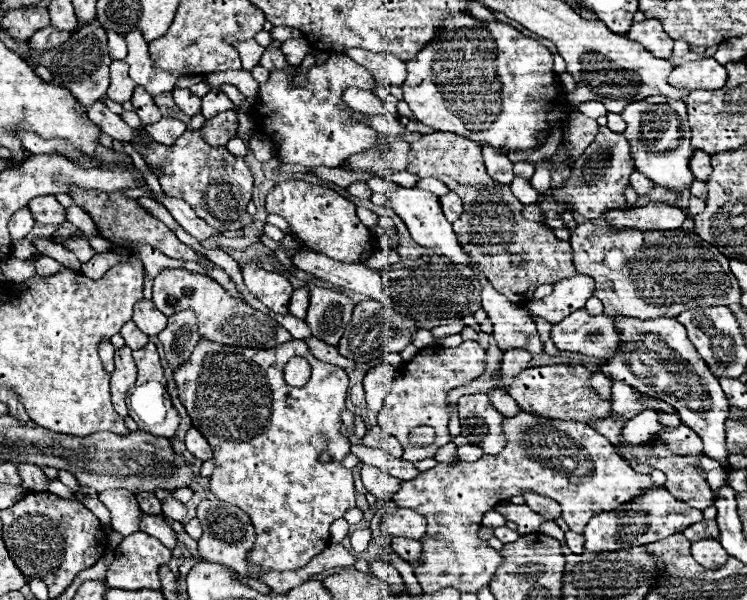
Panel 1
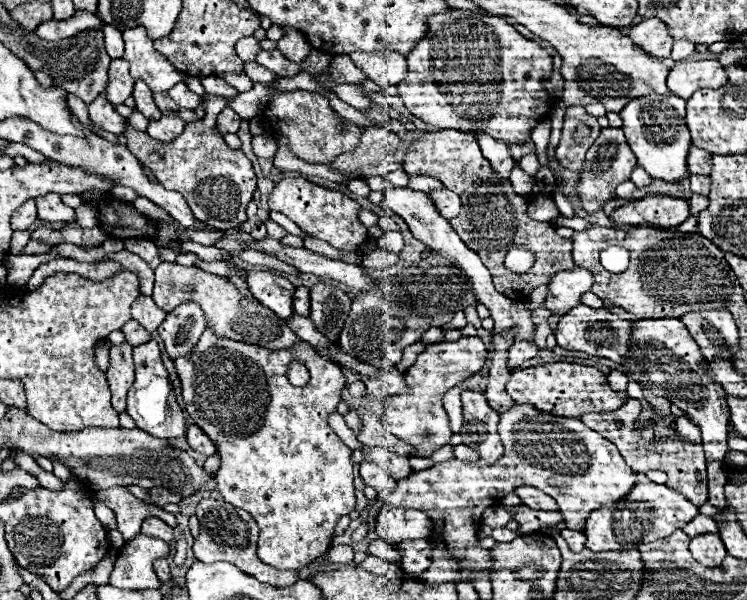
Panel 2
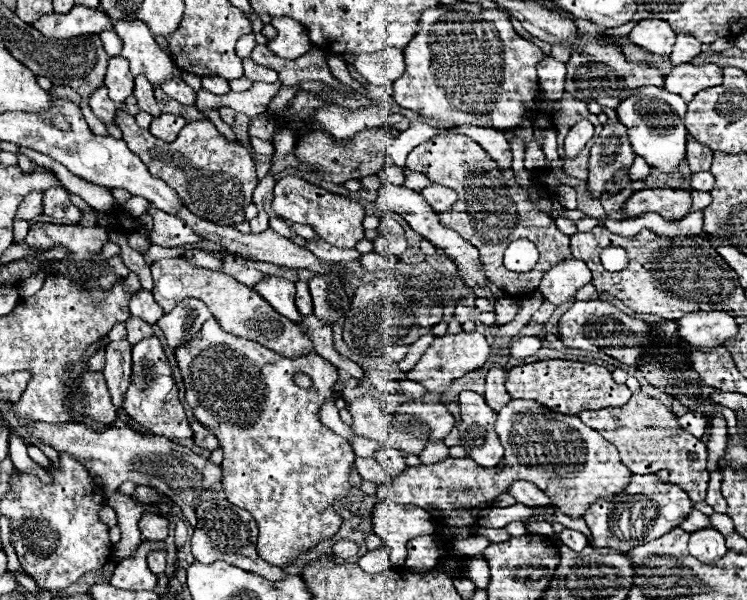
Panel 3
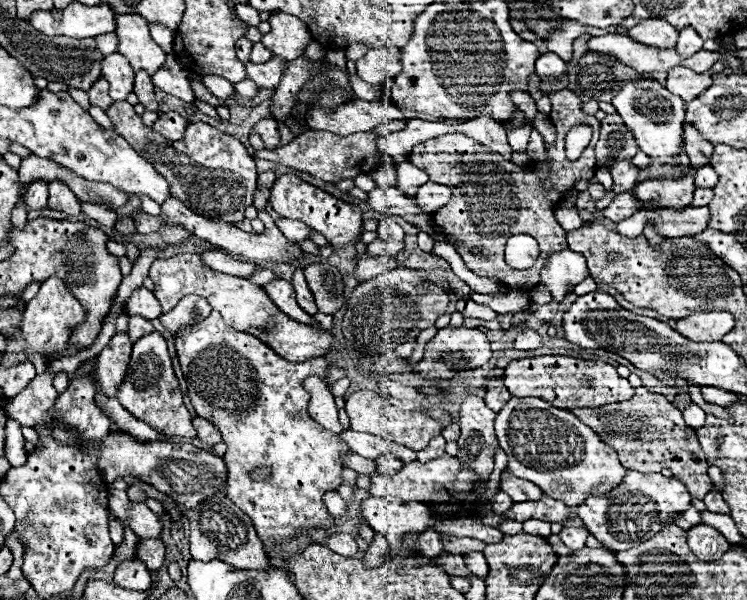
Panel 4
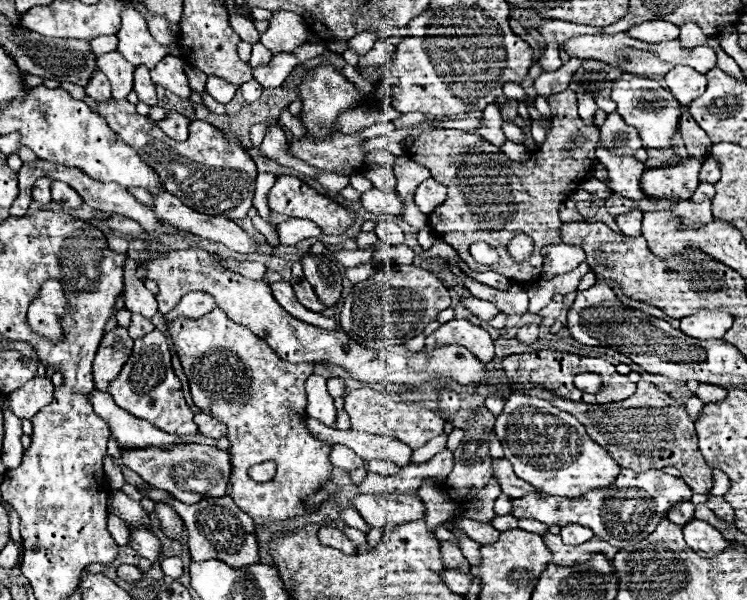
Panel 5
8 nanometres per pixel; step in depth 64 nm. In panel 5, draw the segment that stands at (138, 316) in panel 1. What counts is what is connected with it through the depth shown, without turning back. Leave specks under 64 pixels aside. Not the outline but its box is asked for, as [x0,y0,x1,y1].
[124,258,158,318]

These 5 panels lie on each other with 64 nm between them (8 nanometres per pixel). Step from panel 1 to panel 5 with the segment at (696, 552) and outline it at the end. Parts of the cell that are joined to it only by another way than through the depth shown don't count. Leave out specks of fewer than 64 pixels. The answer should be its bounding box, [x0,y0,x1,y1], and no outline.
[684,520,728,556]

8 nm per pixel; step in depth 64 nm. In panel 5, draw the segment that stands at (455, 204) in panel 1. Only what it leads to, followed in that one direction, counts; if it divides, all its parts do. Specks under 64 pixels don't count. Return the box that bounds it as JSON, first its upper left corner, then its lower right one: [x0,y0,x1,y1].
[414,178,446,214]

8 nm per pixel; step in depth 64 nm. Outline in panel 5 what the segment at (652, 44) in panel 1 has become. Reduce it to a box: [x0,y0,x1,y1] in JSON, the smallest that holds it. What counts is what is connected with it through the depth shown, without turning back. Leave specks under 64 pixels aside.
[628,20,678,44]

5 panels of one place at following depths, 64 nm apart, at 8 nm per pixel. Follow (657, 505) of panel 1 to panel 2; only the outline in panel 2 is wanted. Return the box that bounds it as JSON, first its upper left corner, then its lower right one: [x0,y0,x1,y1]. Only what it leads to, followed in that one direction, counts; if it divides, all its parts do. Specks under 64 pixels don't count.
[586,474,698,552]

